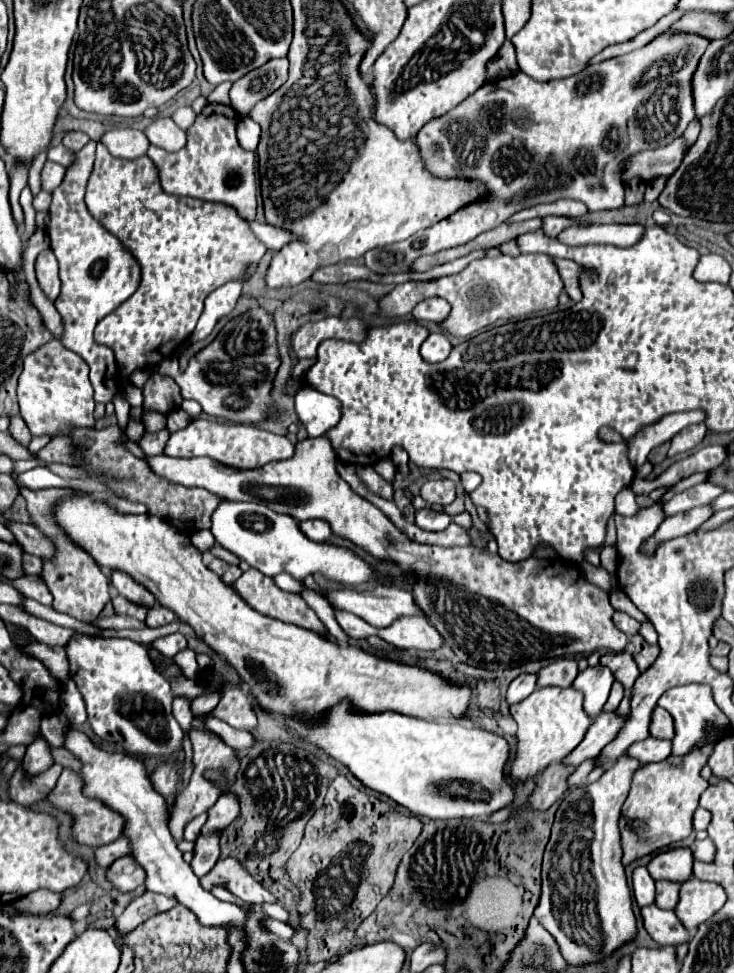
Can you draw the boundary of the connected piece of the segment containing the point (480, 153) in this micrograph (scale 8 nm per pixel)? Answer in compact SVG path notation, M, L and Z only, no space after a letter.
M674 10L672 14L658 20L656 26L640 32L636 38L624 44L618 44L618 46L608 46L606 50L602 50L600 54L592 58L590 62L592 66L586 66L582 72L574 76L568 76L564 80L538 82L524 72L516 72L514 76L508 76L508 78L502 78L490 84L486 82L472 96L460 102L454 110L450 110L448 114L440 118L430 120L416 136L416 144L422 152L426 168L434 176L440 176L440 178L456 178L464 174L466 178L480 180L488 186L490 196L488 200L470 204L462 208L460 212L452 214L450 218L440 220L438 224L416 232L408 240L396 242L392 246L368 250L364 254L366 266L378 274L406 272L408 266L418 256L436 254L440 250L466 244L474 240L478 234L500 226L518 210L536 206L540 202L574 198L574 200L584 202L590 212L622 208L624 186L620 184L620 162L634 152L670 144L676 136L682 136L686 126L696 116L692 108L692 72L696 72L696 64L700 62L700 56L708 48L710 40L696 36L696 34L688 34L688 32L686 34L678 34L678 32L664 34L682 16L684 12Z

